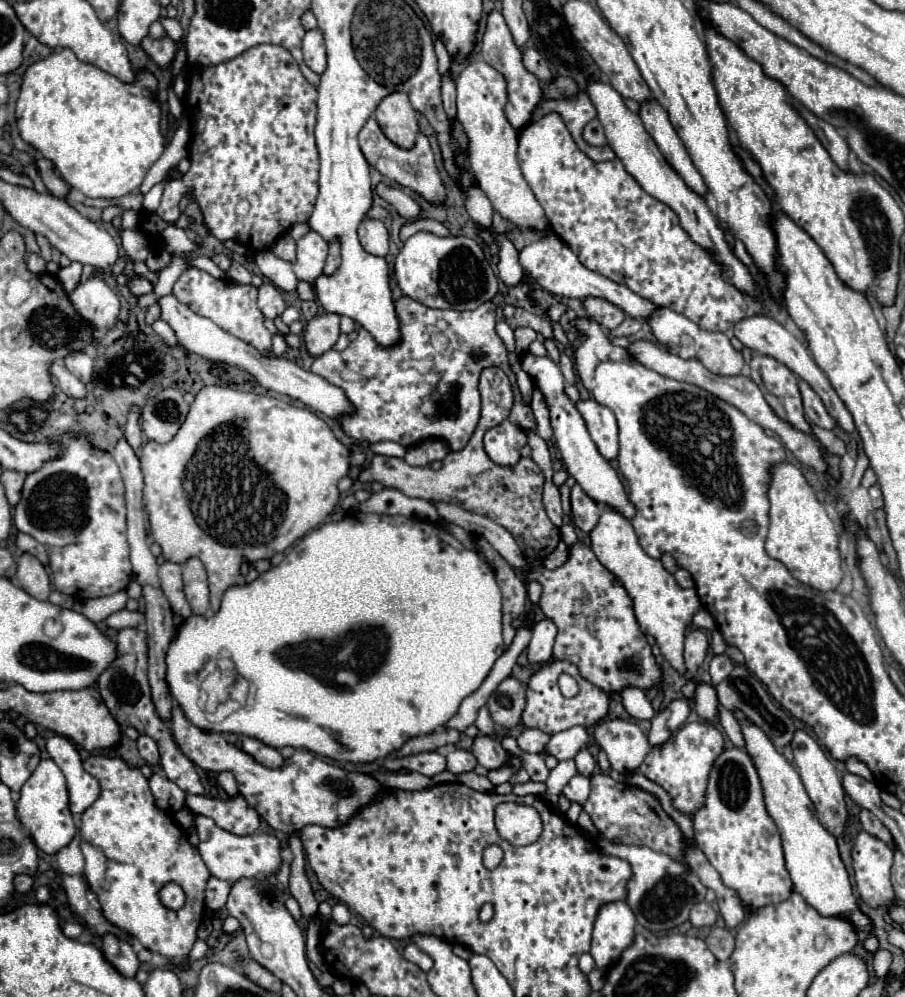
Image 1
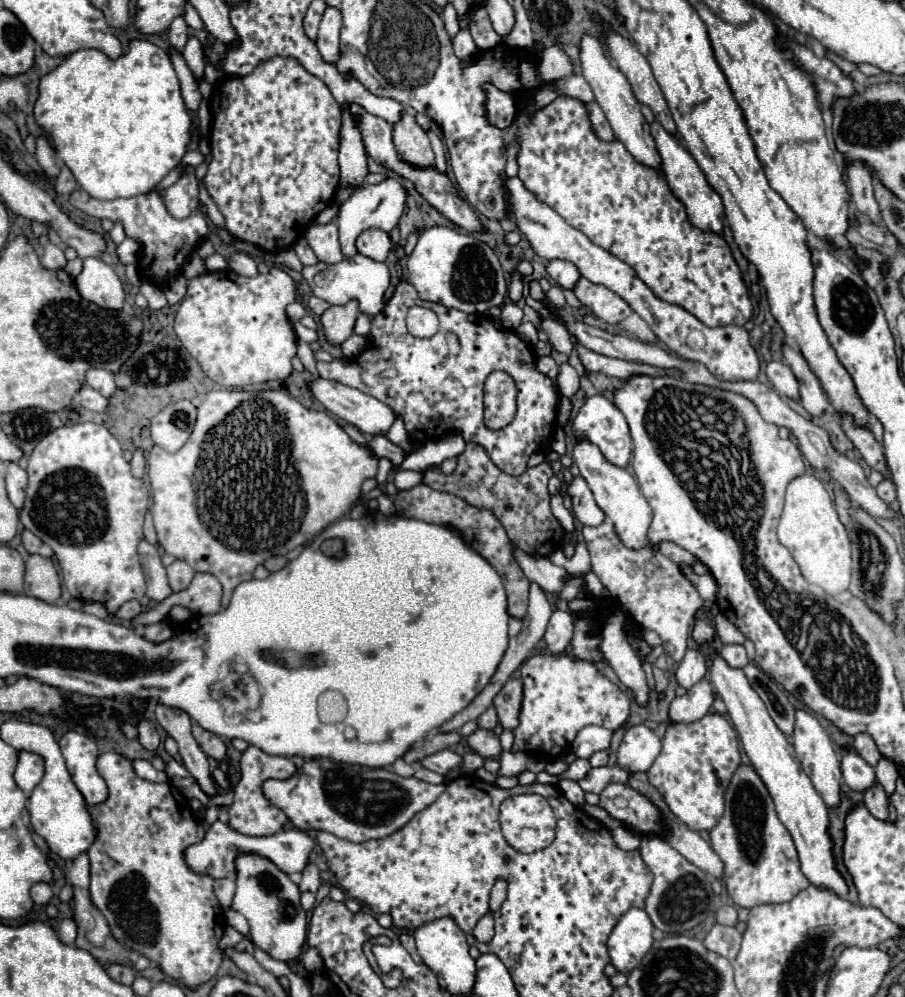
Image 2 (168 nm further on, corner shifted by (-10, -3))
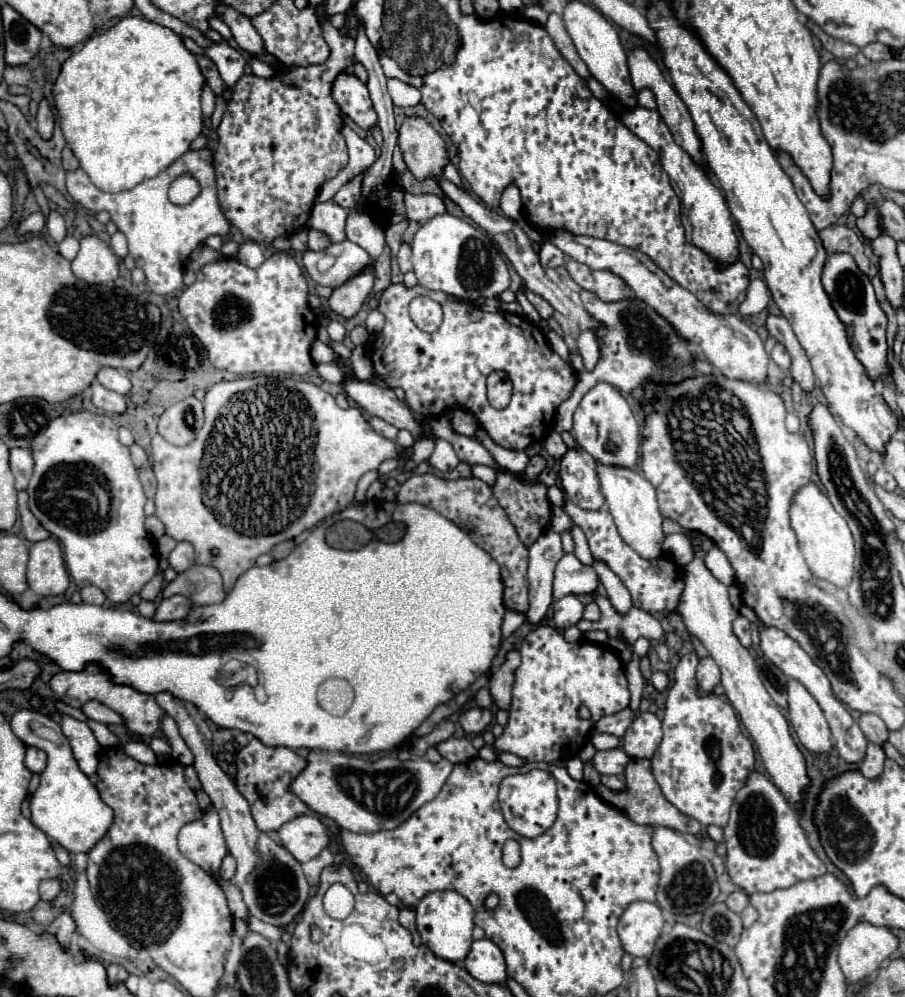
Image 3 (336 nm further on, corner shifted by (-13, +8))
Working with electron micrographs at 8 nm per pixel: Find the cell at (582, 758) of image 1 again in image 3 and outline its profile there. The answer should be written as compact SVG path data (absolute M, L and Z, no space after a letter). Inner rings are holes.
M597 733L591 737L591 743L595 745L597 751L605 751L605 749L615 749L619 745L619 739L615 735L607 735L607 733Z

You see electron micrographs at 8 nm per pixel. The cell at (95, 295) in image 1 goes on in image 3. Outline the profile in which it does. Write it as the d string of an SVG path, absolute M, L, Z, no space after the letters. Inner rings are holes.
M83 237L79 255L73 259L73 273L93 285L111 285L119 277L119 261L99 237Z

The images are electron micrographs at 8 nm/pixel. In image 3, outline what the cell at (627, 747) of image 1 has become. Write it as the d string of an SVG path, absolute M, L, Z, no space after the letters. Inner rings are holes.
M637 713L623 735L623 751L631 759L651 759L661 743L661 721L653 713Z

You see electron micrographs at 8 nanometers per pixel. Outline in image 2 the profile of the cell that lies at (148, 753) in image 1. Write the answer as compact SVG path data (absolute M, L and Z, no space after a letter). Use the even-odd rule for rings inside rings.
M140 718L138 722L138 742L146 748L146 750L152 750L156 752L158 744L160 744L160 736L156 732L156 724L152 720L146 720L146 718Z

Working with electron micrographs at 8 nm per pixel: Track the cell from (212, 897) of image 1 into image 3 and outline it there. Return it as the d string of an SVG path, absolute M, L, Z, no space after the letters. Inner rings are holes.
M227 855L225 859L223 859L223 865L221 865L221 869L219 869L219 877L223 879L223 881L229 881L229 879L233 879L233 875L235 875L235 861L233 861L233 857L231 855Z

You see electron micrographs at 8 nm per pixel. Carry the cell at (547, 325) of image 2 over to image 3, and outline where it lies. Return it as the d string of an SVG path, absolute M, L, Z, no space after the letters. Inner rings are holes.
M527 291L525 295L527 295L527 299L531 301L531 305L539 311L539 315L541 315L543 319L549 319L549 317L553 315L553 307L551 307L545 299L541 299L539 295L535 295L535 293L531 293L531 291Z

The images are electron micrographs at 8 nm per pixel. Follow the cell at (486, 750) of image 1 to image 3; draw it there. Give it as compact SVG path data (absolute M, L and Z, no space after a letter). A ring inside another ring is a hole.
M475 707L475 709L467 709L461 715L459 721L461 721L461 727L463 727L465 733L469 733L469 735L481 735L489 727L491 719L493 719L493 715L491 715L489 709Z

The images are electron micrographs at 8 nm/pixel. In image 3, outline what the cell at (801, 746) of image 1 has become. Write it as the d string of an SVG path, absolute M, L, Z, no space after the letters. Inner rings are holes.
M789 681L789 721L807 751L817 755L831 753L833 741L827 719L819 703L799 681Z

